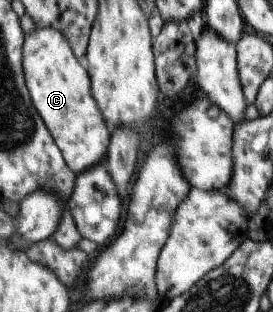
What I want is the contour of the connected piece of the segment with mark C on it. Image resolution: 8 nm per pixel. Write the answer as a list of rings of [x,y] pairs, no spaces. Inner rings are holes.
[[[35,28],[24,35],[21,64],[31,104],[59,148],[67,168],[78,175],[104,160],[110,129],[91,96],[87,71],[73,56],[65,36],[55,28]]]

